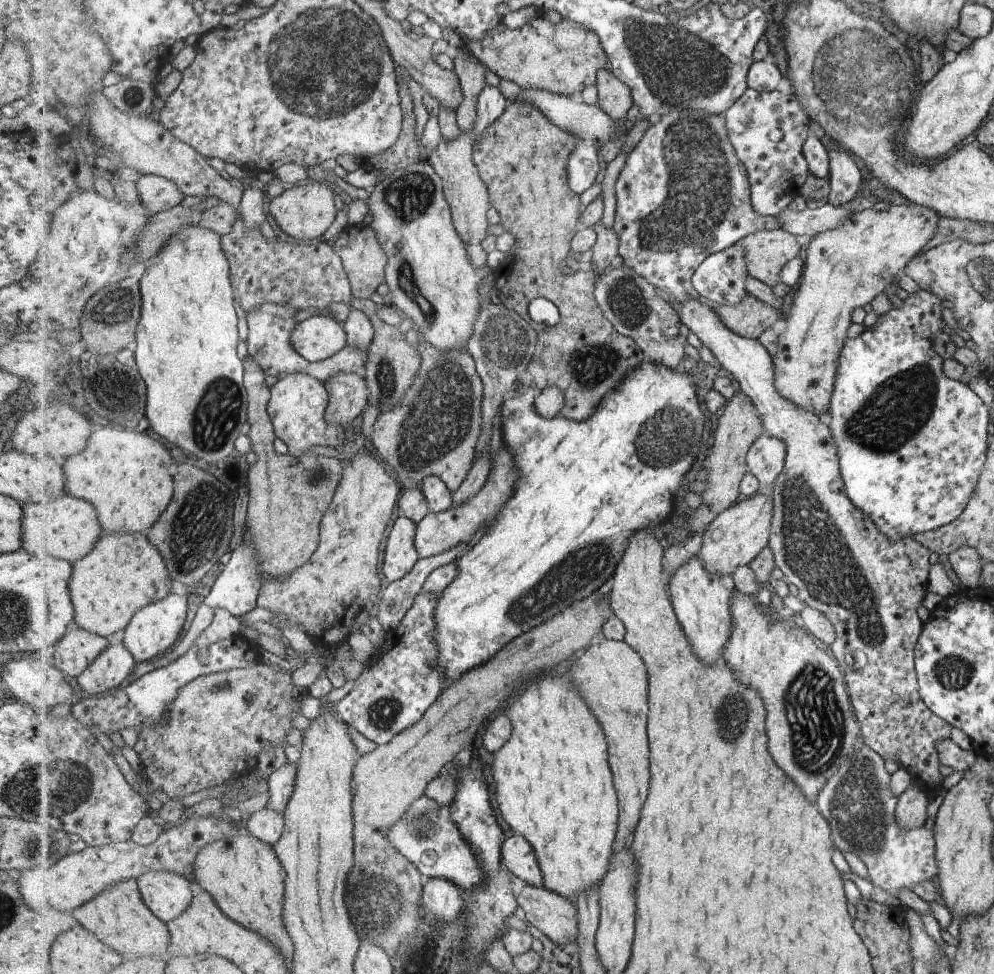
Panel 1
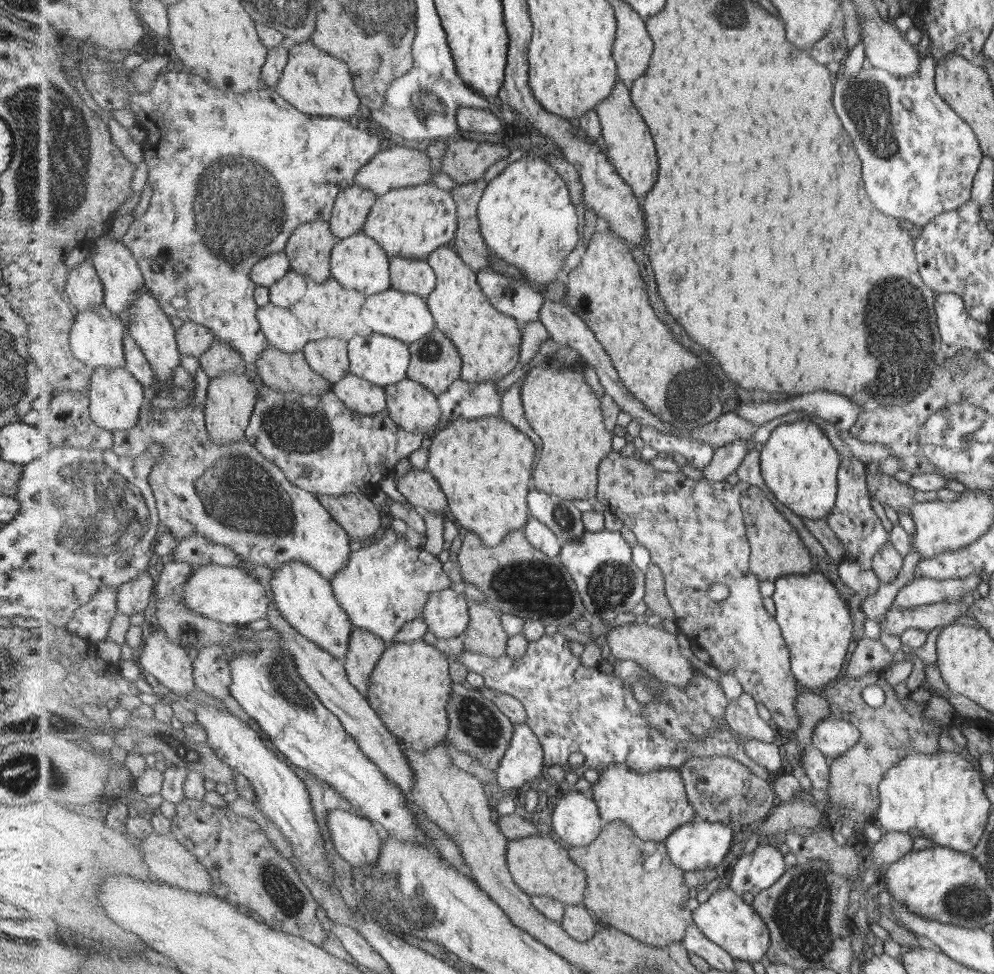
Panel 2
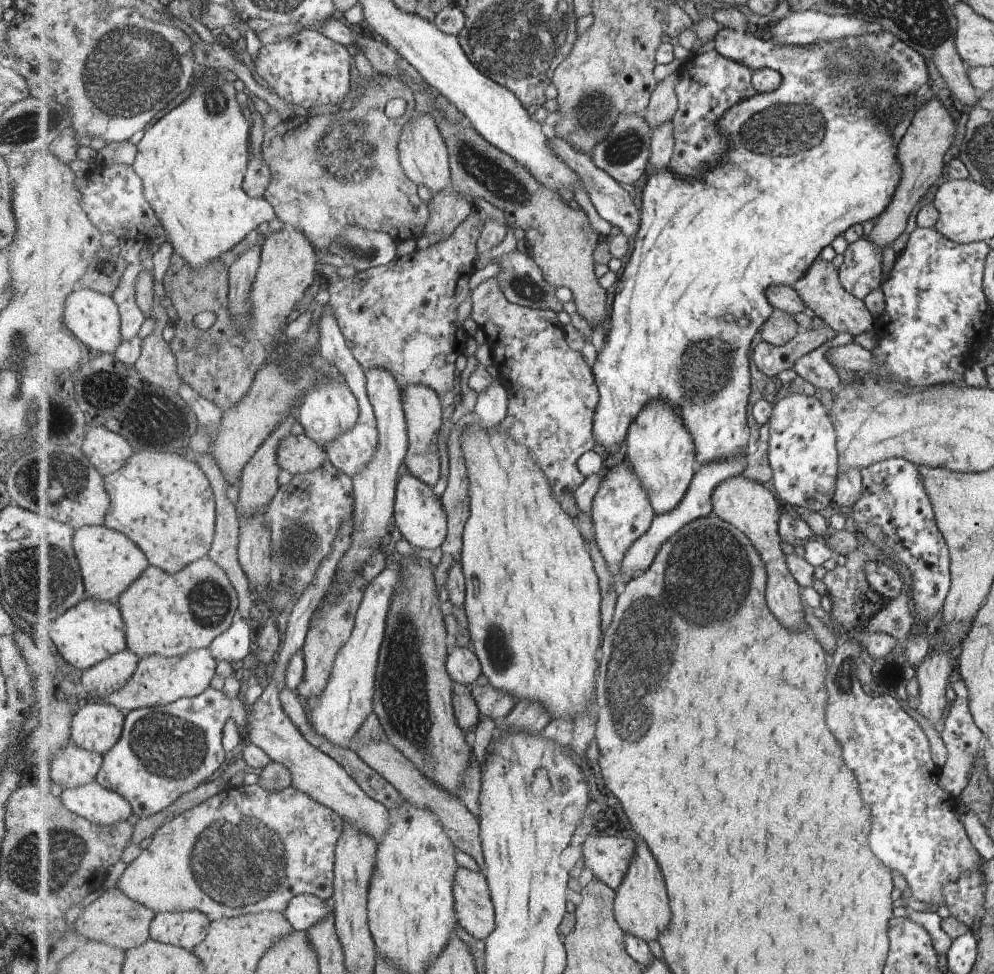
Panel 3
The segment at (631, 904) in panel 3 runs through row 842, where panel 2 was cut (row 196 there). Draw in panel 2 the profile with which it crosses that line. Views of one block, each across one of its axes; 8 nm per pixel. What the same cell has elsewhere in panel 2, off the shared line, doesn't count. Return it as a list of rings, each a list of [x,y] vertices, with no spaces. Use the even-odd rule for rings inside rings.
[[[619,80],[619,86],[614,86],[613,92],[605,101],[595,108],[602,124],[602,134],[607,144],[607,155],[611,164],[615,166],[623,180],[635,190],[635,196],[647,198],[647,194],[653,190],[657,178],[659,178],[659,162],[655,152],[653,136],[649,134],[649,128],[637,108],[633,106],[629,88]]]

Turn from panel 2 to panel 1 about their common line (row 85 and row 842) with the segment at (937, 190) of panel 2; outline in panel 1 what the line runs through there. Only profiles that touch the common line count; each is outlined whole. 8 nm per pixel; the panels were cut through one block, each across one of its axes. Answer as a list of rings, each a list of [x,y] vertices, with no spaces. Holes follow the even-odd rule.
[[[865,742],[855,750],[839,774],[827,782],[819,810],[829,818],[832,837],[841,852],[856,854],[866,865],[869,879],[892,898],[901,888],[910,890],[909,884],[899,882],[925,882],[938,873],[934,860],[934,832],[924,826],[903,830],[895,822],[895,805],[898,797],[891,794],[891,774],[883,766],[884,758]],[[887,866],[887,868],[885,868]],[[887,872],[887,876],[885,876]],[[887,880],[887,882],[885,882]]]

